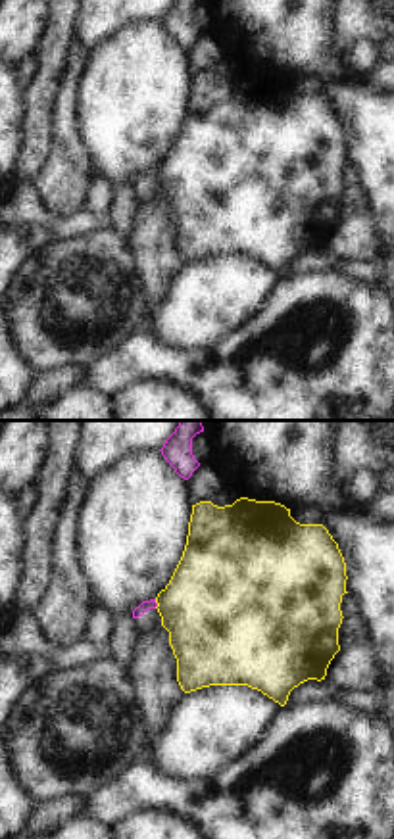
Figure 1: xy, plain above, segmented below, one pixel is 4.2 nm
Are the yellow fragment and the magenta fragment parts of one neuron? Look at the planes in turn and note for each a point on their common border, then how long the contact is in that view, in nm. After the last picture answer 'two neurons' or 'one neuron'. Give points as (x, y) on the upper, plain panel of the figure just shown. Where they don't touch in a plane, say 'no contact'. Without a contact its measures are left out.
(156, 171) | 40 nm

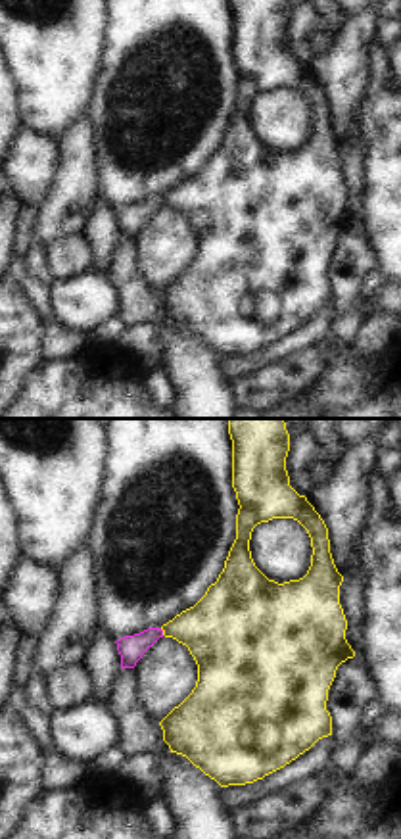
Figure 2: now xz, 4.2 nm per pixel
(164, 202) | 40 nm

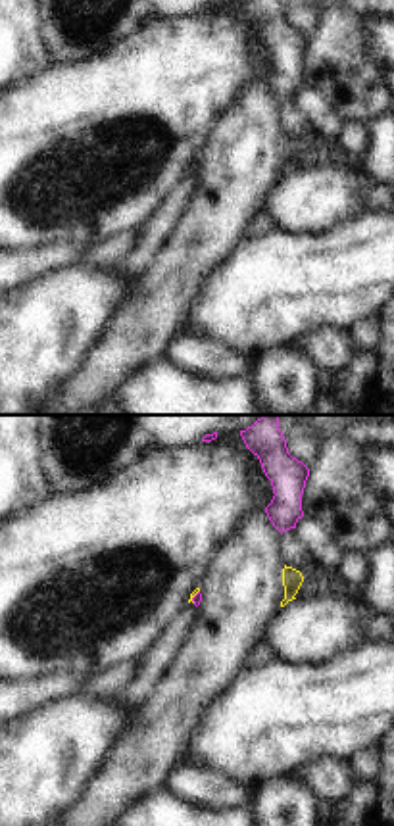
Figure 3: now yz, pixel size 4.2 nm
(195, 164) | 60 nm

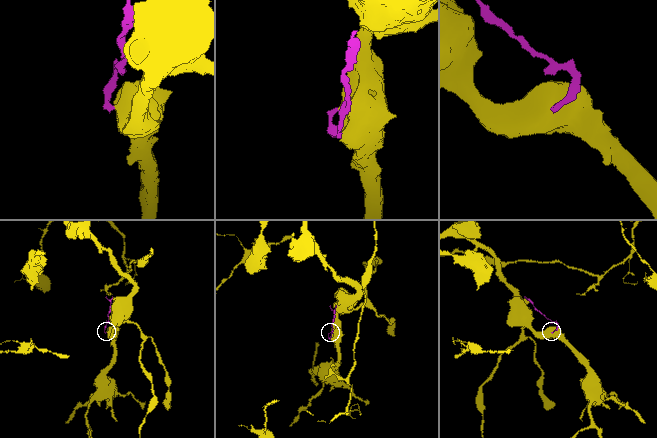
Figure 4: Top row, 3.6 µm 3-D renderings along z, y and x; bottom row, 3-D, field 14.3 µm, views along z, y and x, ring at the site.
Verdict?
two neurons

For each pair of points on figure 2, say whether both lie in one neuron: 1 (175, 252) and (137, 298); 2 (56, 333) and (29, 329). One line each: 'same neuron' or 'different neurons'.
1: different neurons
2: different neurons

